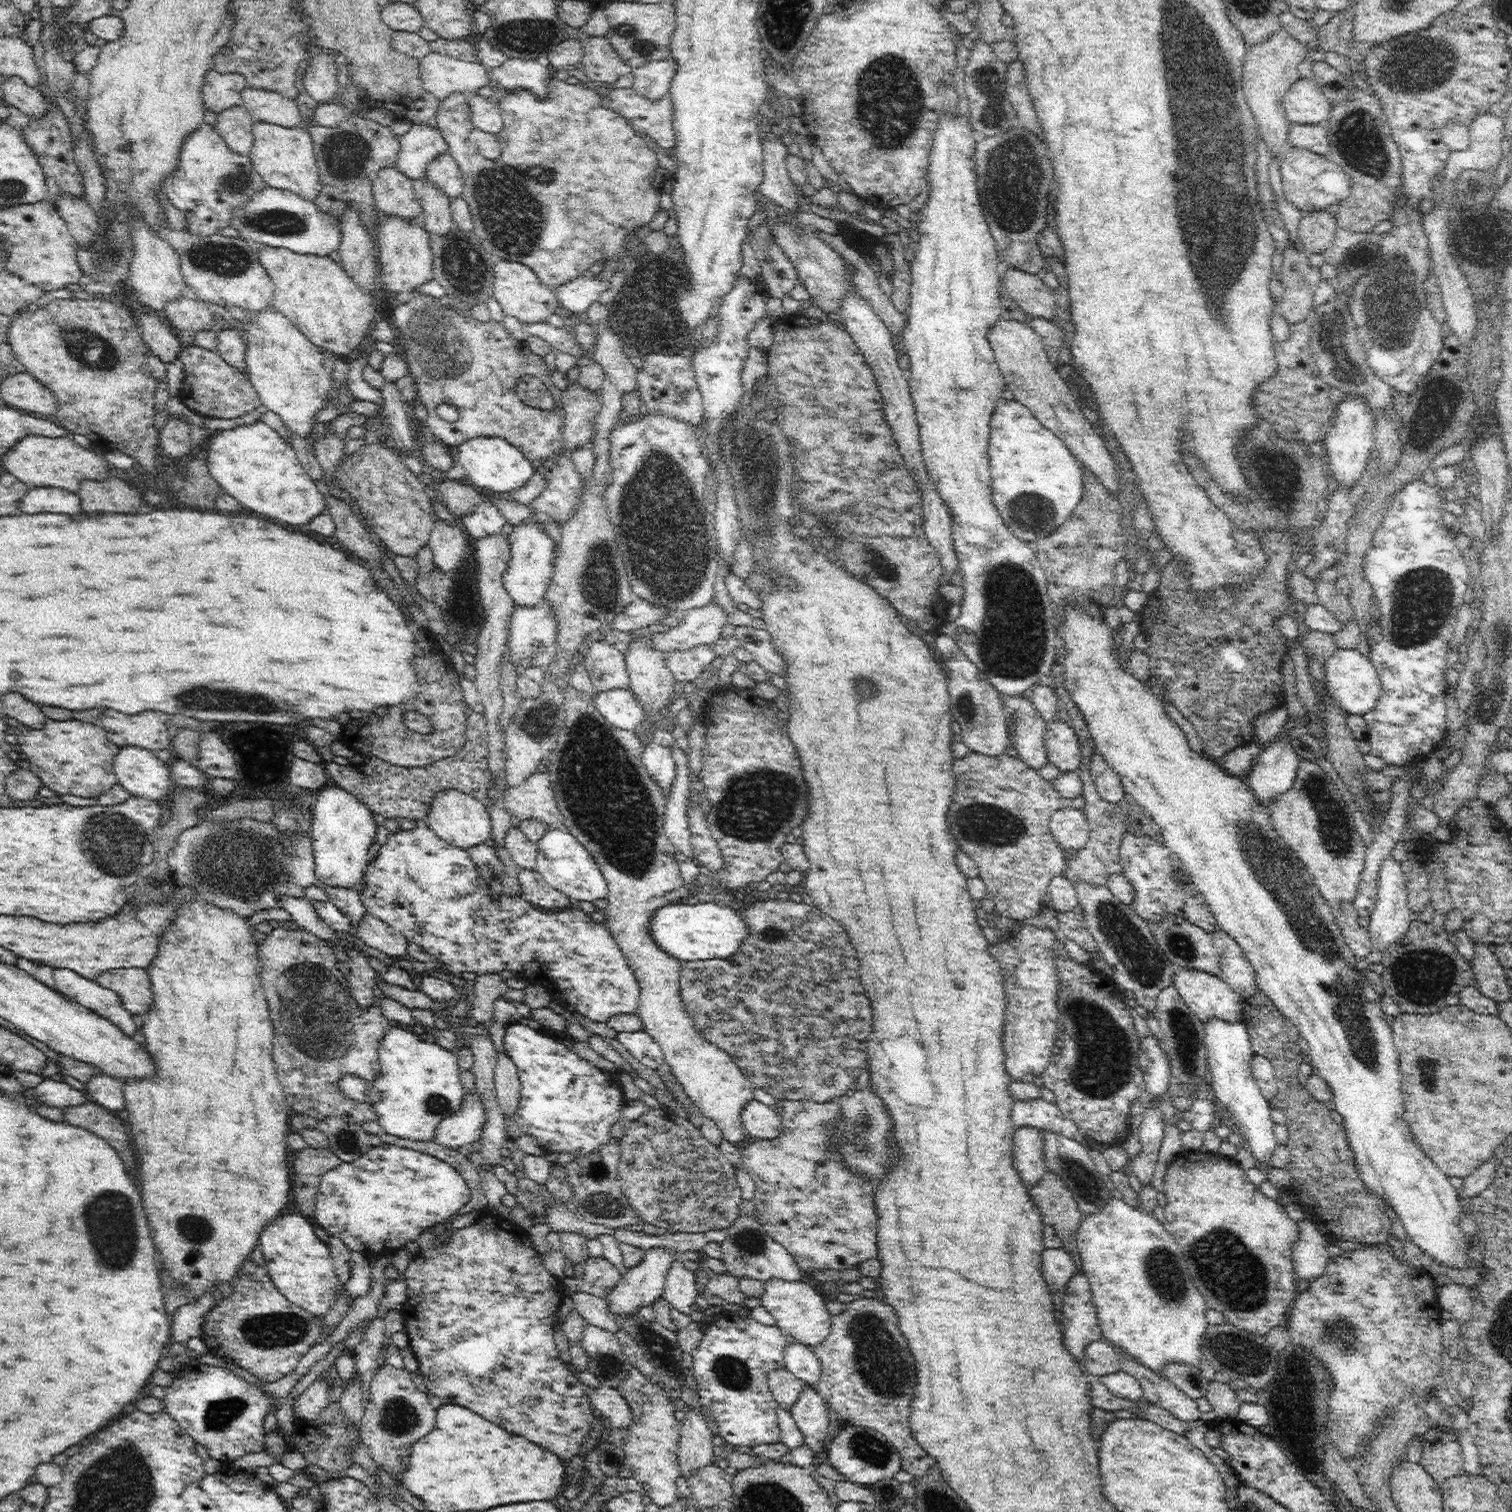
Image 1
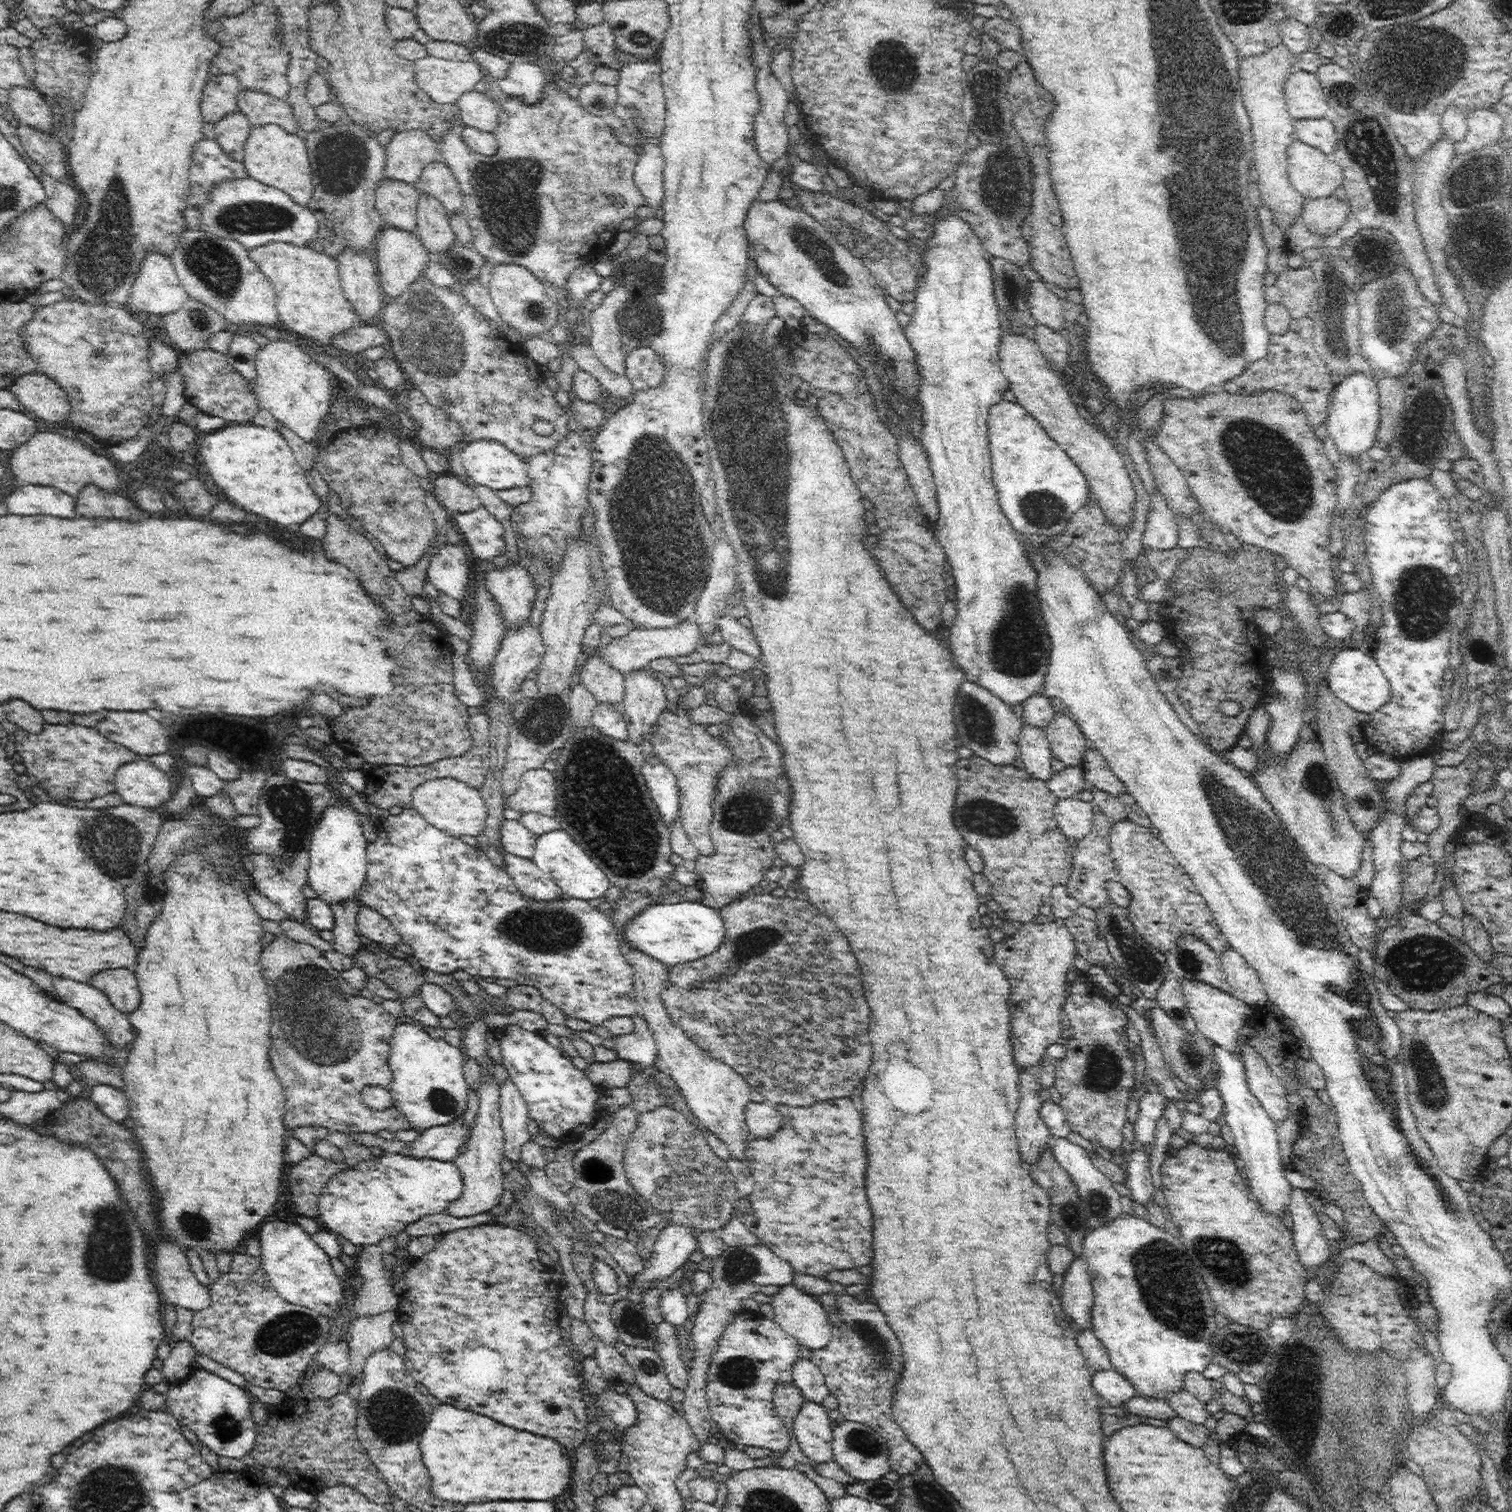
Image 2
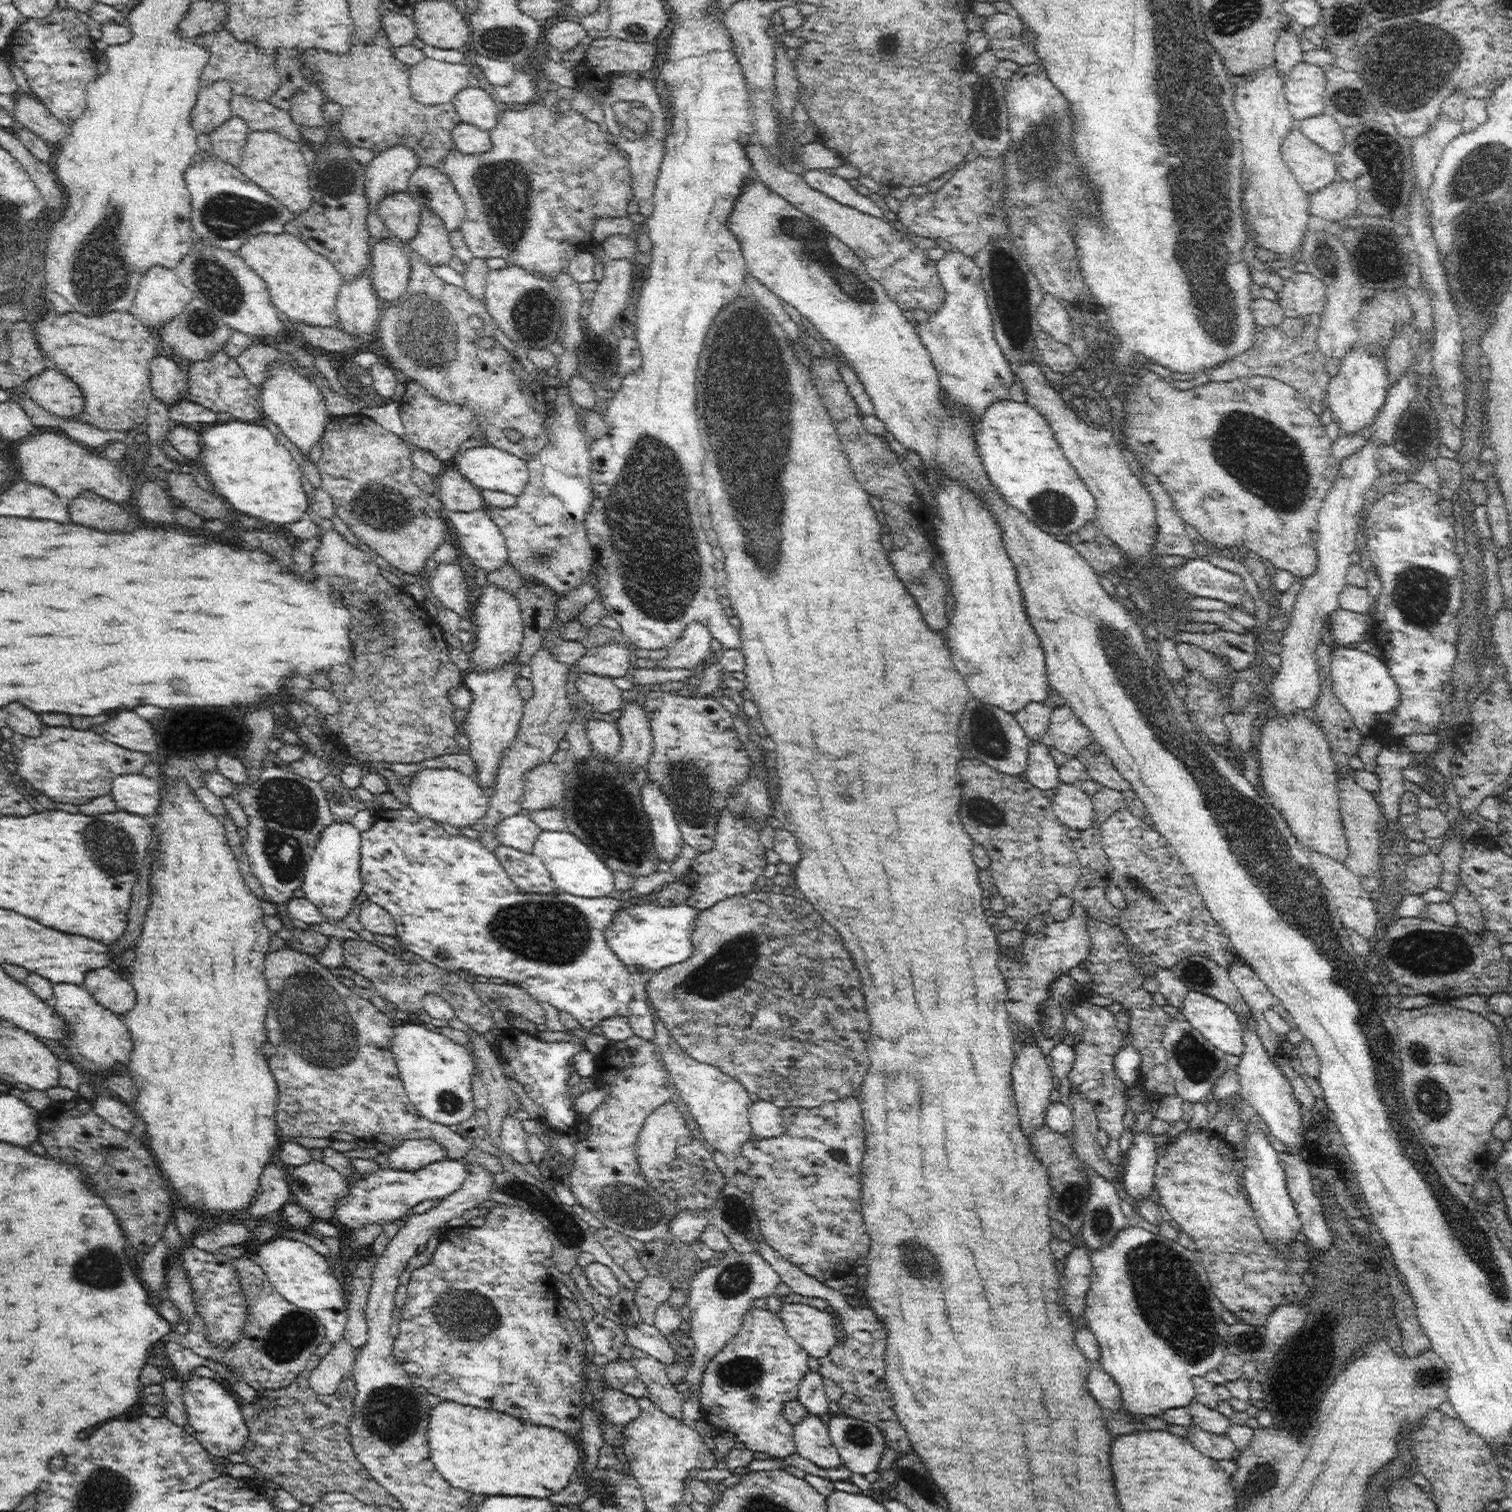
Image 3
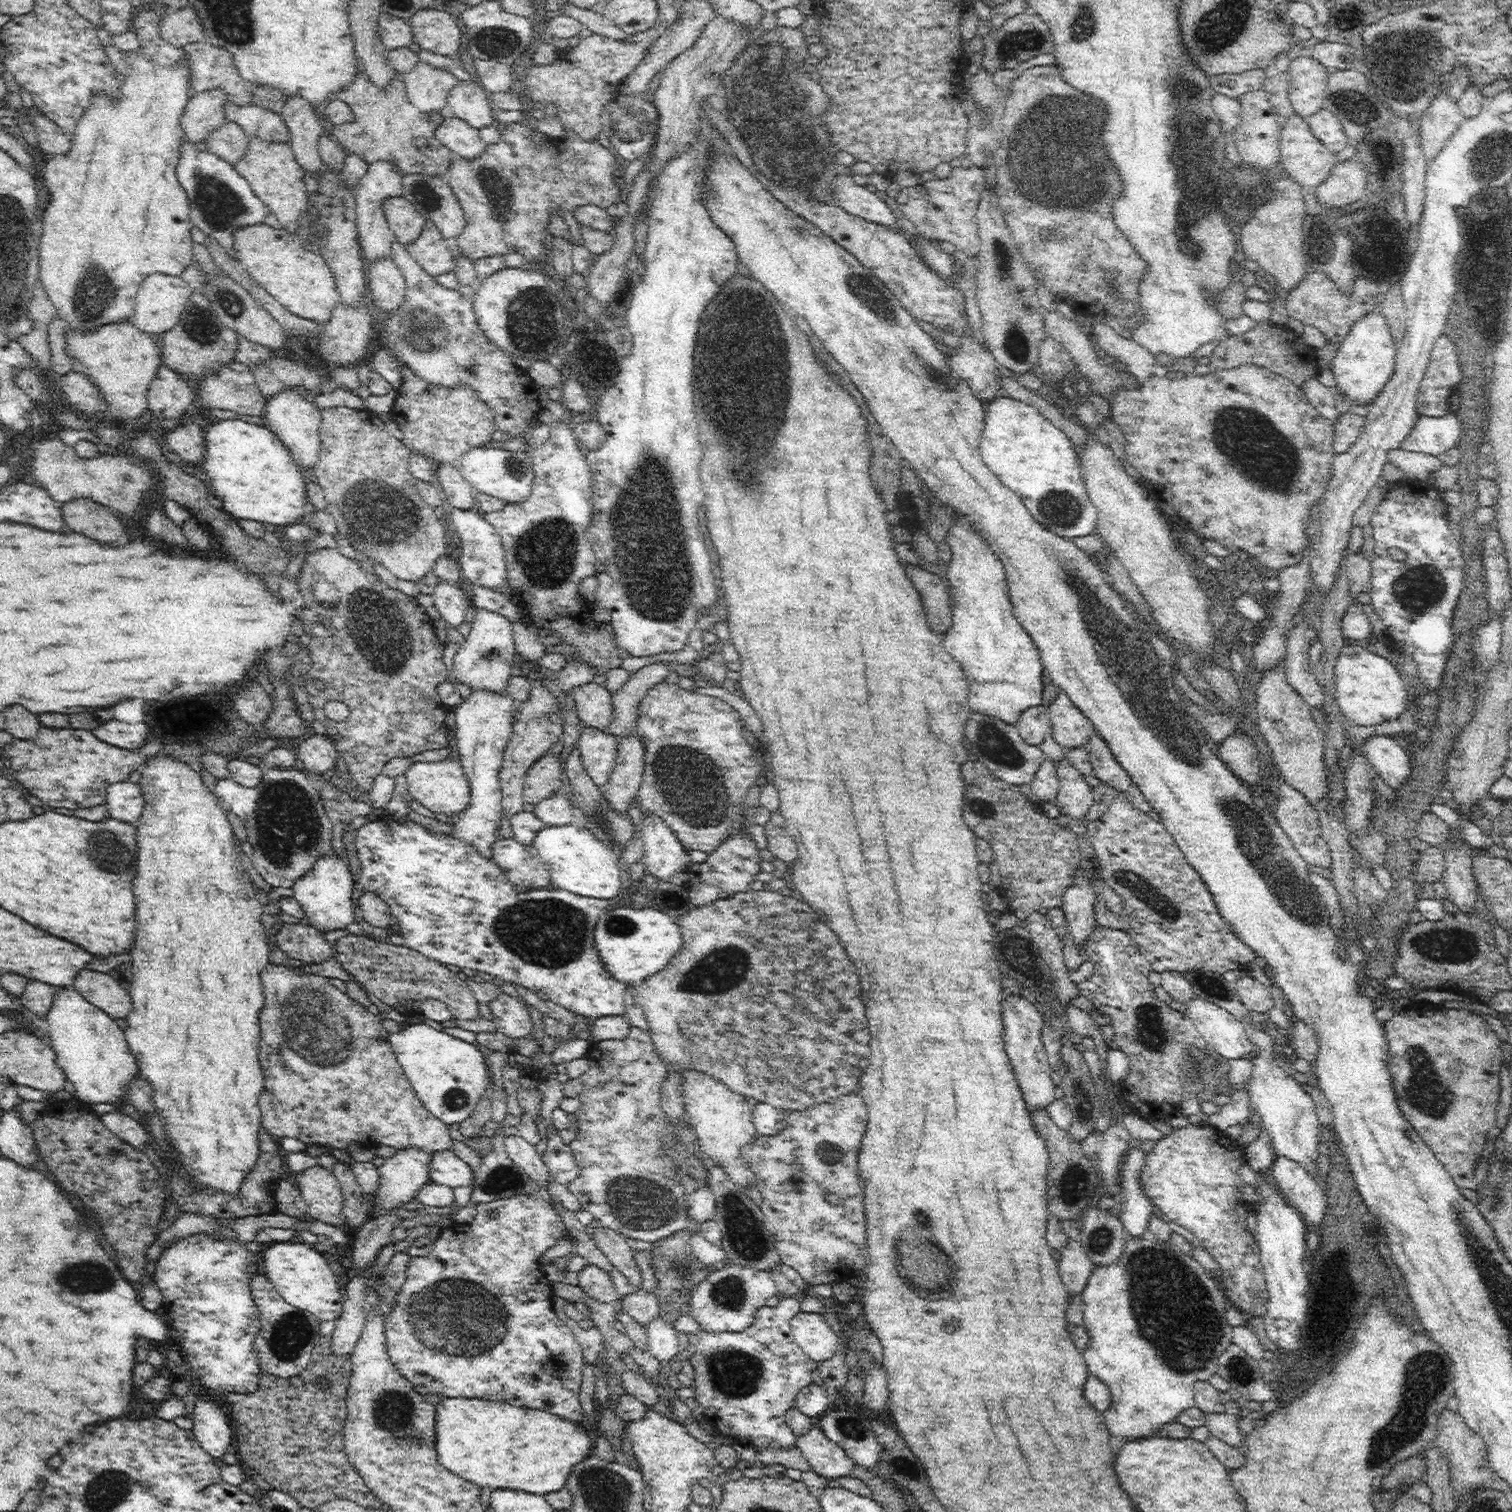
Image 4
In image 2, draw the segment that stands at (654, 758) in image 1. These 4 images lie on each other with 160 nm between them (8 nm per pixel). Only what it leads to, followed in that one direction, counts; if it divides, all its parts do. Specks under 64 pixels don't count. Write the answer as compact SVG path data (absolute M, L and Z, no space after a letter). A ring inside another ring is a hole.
M654 756L642 769L644 784L648 787L650 799L656 805L656 811L662 817L666 828L671 832L672 827L679 820L678 787L676 777L672 776L670 769L662 765Z

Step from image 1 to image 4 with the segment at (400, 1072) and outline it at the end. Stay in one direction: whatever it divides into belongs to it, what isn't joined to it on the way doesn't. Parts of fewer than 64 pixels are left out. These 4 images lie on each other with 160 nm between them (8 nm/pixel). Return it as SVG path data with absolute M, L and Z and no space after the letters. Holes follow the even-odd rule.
M422 1023L390 1033L389 1042L425 1108L445 1124L466 1120L484 1096L489 1095L491 1077L487 1053L478 1045L468 1044Z

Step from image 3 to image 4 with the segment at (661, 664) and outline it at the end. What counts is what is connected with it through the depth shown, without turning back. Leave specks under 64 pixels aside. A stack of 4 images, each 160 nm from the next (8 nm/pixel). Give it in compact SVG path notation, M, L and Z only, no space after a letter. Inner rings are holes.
M652 663L632 673L617 692L610 694L612 716L607 732L616 737L618 744L635 732L639 705L644 695L655 683L666 678L670 671L673 671L671 665Z

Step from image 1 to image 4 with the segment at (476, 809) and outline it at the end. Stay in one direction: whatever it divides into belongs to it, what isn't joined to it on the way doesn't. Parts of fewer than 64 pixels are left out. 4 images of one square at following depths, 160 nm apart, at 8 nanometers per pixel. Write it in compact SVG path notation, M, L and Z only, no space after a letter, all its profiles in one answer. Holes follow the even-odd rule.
M458 758L429 762L413 762L406 768L407 790L411 796L429 808L436 816L444 818L468 806L468 779Z

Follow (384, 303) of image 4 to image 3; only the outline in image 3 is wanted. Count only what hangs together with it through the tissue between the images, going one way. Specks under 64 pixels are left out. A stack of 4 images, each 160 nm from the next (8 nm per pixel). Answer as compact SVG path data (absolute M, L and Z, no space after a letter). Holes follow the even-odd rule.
M396 238L372 244L370 251L369 275L372 289L378 300L386 300L396 304L406 292L409 284L409 266L407 249L396 244Z

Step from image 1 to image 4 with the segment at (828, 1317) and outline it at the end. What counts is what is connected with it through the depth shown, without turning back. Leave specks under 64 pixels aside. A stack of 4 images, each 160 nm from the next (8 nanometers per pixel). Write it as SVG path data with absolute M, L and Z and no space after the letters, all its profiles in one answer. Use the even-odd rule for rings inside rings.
M800 1311L791 1322L795 1341L814 1361L830 1360L837 1349L836 1334L818 1313Z

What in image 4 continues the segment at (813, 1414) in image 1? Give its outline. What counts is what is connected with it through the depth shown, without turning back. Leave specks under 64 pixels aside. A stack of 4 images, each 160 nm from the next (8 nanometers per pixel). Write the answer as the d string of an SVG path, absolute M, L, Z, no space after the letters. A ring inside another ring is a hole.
M818 1427L797 1438L797 1444L814 1472L836 1484L837 1478L851 1476L856 1462L839 1445L831 1441Z

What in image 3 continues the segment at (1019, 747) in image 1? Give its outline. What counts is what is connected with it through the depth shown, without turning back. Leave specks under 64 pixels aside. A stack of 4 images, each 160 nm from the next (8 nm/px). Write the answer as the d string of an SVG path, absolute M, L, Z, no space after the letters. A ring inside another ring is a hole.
M1048 742L1033 743L1031 746L1026 780L1029 786L1042 792L1044 790L1054 790L1061 782L1059 766L1048 751Z

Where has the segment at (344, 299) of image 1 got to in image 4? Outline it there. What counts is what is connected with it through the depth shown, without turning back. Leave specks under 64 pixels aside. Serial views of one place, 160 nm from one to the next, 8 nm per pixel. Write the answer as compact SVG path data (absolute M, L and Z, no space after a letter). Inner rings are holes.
M264 222L240 226L232 232L232 249L235 252L234 260L244 265L244 268L290 313L300 318L326 322L337 307L338 293L325 258L320 252L304 249L284 228L273 228Z

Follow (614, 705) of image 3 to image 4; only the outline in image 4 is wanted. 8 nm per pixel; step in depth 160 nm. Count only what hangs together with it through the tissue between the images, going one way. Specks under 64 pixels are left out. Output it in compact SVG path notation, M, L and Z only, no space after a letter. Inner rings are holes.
M590 682L584 686L576 686L572 695L578 722L584 722L583 728L592 728L606 733L612 716L610 692Z

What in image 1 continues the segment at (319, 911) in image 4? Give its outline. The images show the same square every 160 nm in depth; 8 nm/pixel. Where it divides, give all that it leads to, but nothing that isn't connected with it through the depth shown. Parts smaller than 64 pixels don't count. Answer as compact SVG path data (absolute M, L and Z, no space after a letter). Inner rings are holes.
M327 785L319 790L315 798L313 817L309 836L315 883L325 890L354 888L362 882L370 862L368 850L377 831L372 811L344 788Z

